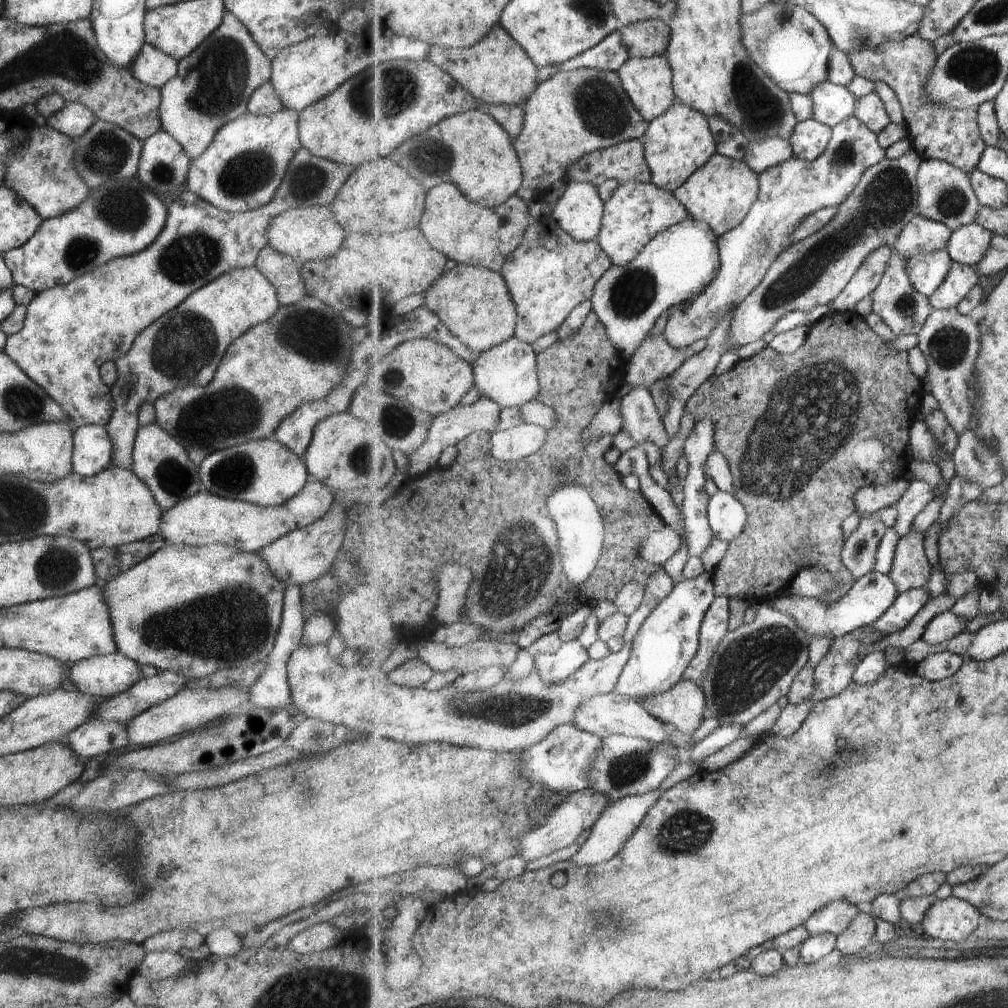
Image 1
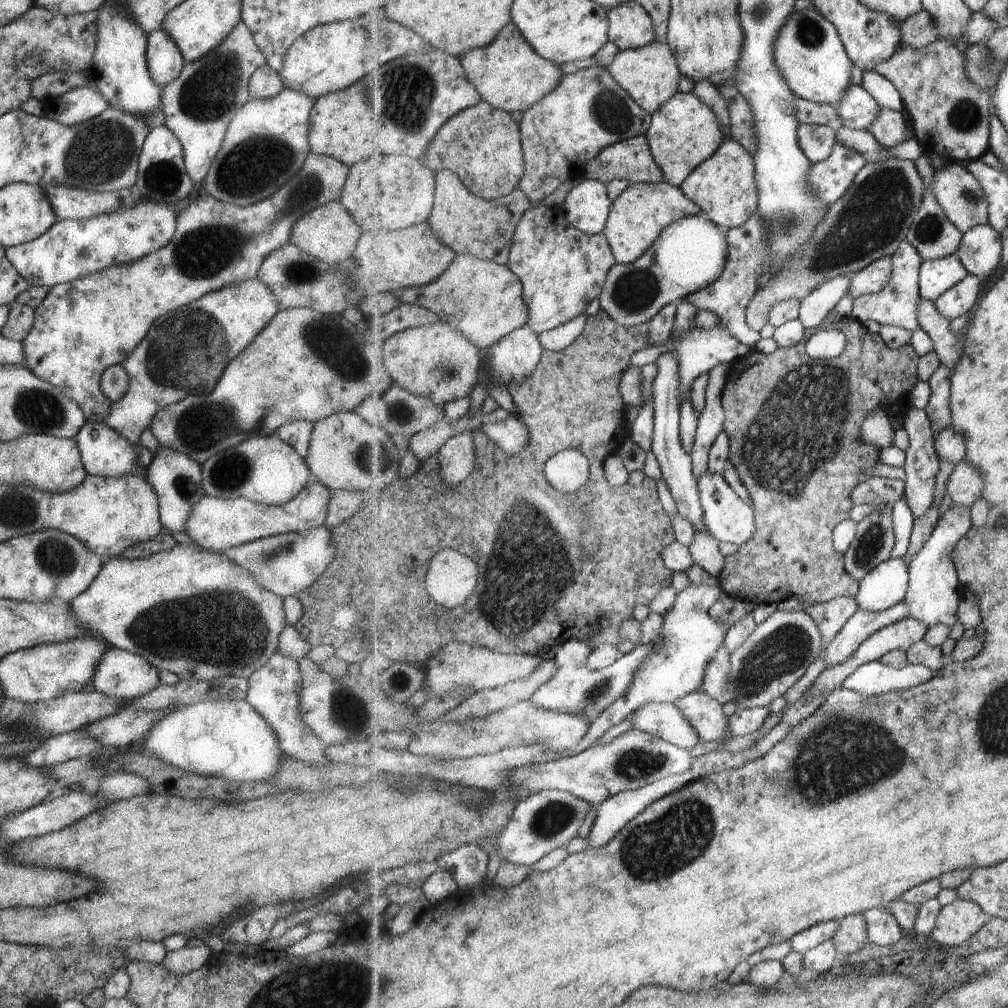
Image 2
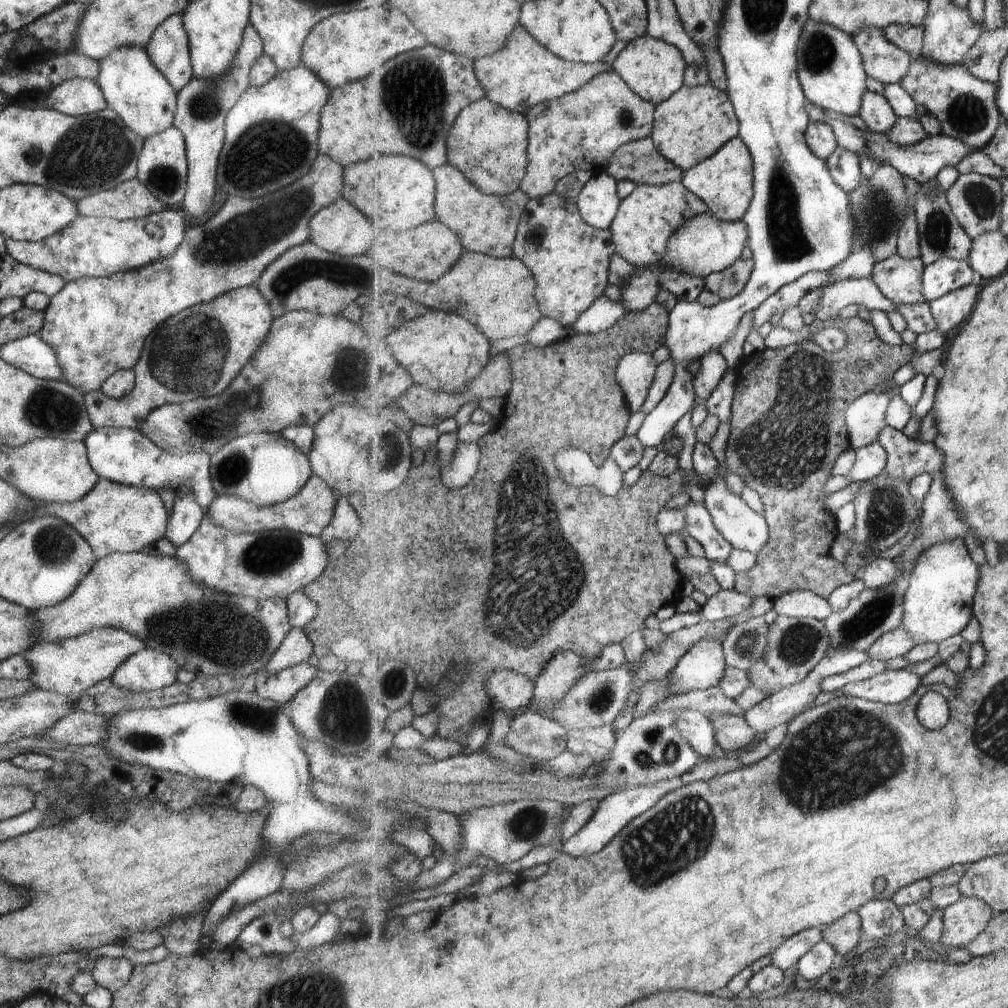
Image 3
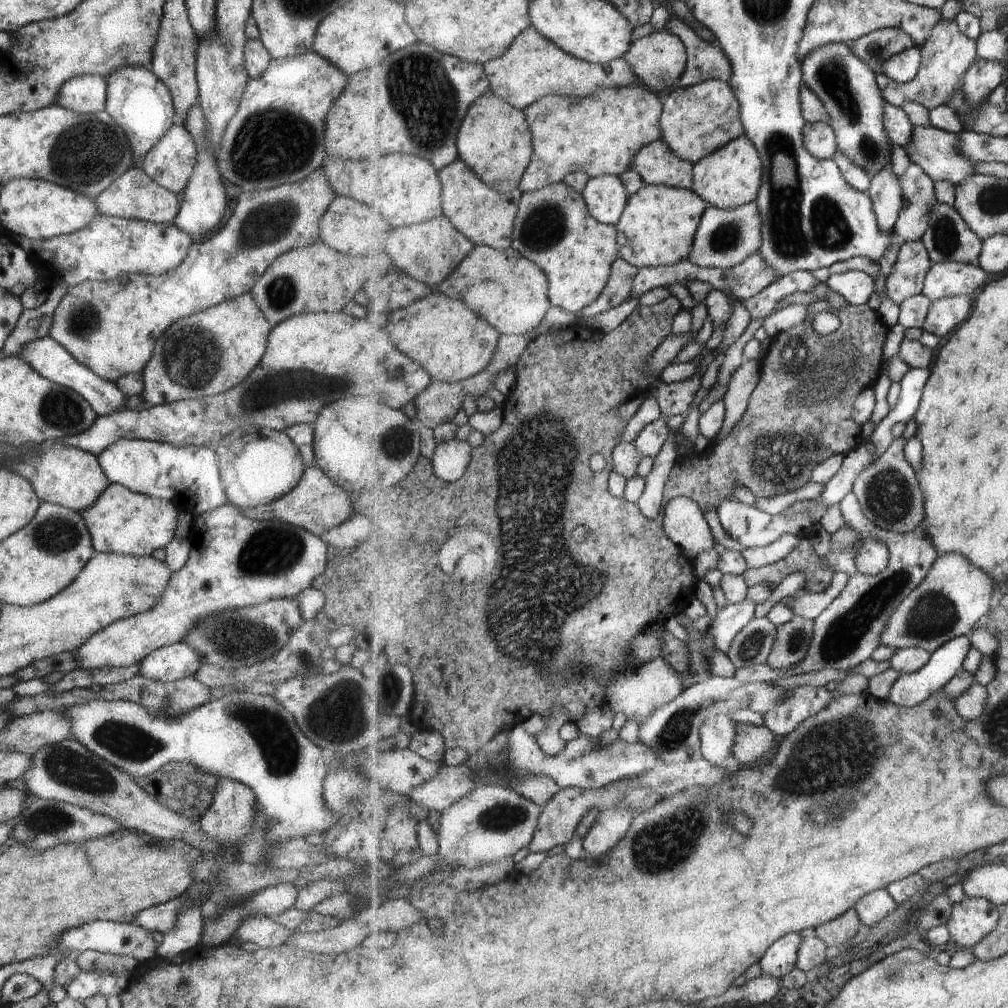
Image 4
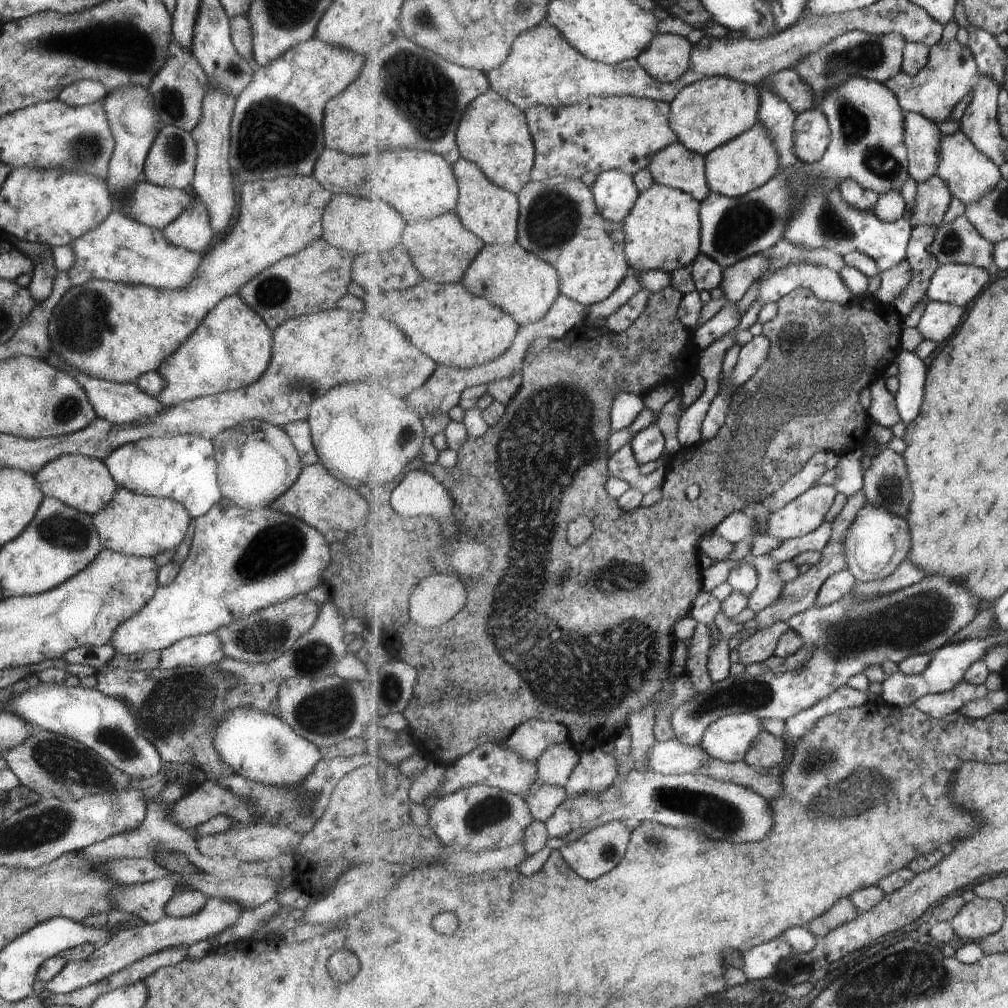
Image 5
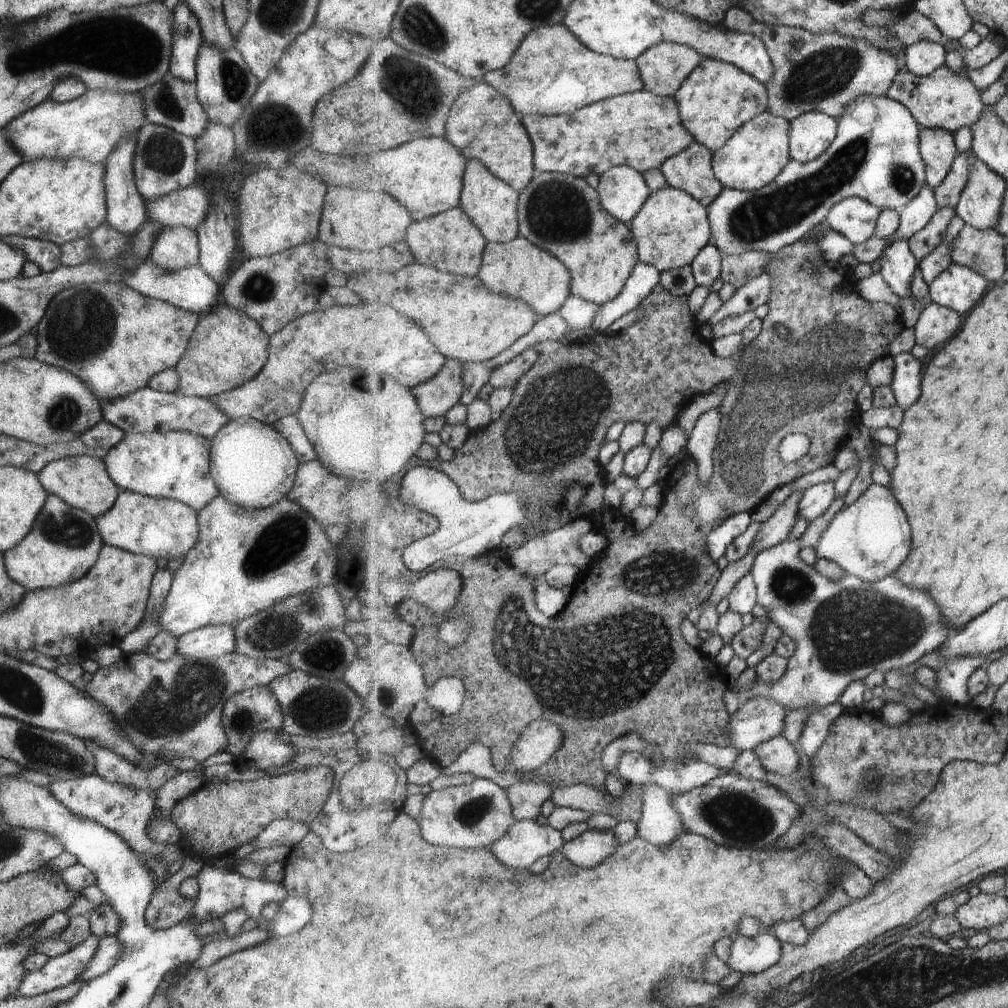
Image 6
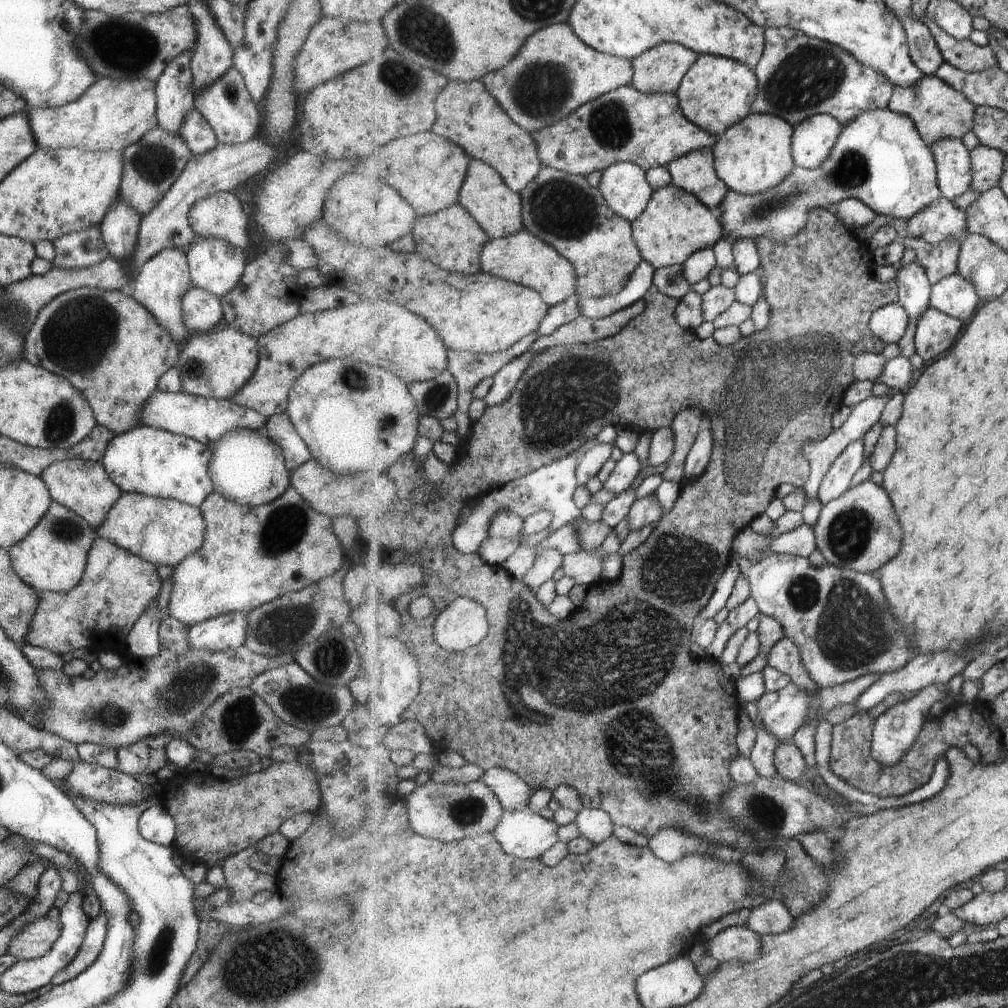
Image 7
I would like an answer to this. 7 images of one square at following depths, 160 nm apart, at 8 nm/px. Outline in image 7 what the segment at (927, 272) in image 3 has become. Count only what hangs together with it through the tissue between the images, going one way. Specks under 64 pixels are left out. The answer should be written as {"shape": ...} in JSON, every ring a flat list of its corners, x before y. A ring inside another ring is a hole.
{"shape":[[958,272,932,285,930,306,959,320,971,320,983,304,973,281]]}

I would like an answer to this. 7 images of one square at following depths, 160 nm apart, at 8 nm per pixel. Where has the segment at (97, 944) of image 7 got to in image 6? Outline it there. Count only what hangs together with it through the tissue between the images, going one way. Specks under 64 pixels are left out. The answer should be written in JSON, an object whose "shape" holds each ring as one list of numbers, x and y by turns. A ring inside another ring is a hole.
{"shape":[[115,935,102,936,93,958,78,977,92,979,105,974,120,959,121,951,121,943]]}

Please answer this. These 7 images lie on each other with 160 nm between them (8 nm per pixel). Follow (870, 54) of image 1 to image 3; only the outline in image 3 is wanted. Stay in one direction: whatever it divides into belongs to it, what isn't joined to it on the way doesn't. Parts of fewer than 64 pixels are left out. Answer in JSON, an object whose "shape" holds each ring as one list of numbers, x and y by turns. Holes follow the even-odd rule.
{"shape":[[919,55,912,60,909,72,901,80,900,85,917,104,921,104,928,113,939,120,940,134,963,141,975,151,983,150,991,142,1001,124,1003,116,996,101,998,85,977,78,972,72,969,72,964,62,956,65,944,65]]}

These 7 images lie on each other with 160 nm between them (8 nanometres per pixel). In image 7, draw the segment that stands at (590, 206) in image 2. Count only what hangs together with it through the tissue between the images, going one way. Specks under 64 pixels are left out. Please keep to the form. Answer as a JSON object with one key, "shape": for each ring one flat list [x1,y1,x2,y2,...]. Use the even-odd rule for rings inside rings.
{"shape":[[623,161,612,164,611,167,602,171,599,188,613,212,629,222,636,221,647,210,649,201,656,191,652,184,649,184,648,173,644,168,633,162]]}

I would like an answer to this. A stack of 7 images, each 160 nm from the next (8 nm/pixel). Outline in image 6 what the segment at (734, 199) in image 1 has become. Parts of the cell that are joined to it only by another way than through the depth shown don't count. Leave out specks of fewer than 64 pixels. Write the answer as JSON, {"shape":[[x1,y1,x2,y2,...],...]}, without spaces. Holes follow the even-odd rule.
{"shape":[[767,110,745,123,723,148,715,151,712,165,725,188,758,191,771,184,791,159,790,122]]}

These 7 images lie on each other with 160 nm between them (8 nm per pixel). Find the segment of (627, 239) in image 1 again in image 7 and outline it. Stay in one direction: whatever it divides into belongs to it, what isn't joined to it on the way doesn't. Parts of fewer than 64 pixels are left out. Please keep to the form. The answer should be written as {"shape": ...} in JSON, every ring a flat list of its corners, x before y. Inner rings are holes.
{"shape":[[671,184,668,187,656,190,649,201,647,210,639,219,632,222,634,237,637,246,645,261,649,261,656,269,682,265,696,252,713,248,721,239,725,238,725,232,720,225,716,212,700,201,693,193,682,189,680,185]]}

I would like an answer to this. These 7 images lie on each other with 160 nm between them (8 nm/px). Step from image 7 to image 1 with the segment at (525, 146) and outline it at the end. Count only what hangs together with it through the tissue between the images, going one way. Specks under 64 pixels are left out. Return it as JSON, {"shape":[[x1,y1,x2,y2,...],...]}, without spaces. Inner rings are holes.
{"shape":[[482,108,446,118,404,142,388,157,419,178,425,190,451,182,470,201,485,207,495,208,507,202,524,183,524,170,513,138]]}

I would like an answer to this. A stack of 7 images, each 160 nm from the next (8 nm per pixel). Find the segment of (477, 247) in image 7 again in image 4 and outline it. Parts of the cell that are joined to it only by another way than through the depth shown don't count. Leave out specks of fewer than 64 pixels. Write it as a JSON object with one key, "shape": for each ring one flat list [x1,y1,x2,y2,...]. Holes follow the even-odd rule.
{"shape":[[443,214,411,228,393,230,386,240,384,252,403,272,433,288,447,279,475,247,476,244]]}

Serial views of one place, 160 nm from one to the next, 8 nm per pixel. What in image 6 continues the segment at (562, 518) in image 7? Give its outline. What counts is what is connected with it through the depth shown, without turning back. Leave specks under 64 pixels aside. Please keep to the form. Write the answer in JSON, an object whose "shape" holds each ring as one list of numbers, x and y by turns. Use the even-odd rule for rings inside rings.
{"shape":[[418,466,407,471,400,486,400,499,410,507,433,515,440,522,440,527,432,535,413,543,404,552,405,564,415,572,429,568,437,560,475,558,496,551,511,528,521,527,531,532,526,503,520,495,501,493,484,501,468,502,461,498,461,492,451,477,433,466]]}

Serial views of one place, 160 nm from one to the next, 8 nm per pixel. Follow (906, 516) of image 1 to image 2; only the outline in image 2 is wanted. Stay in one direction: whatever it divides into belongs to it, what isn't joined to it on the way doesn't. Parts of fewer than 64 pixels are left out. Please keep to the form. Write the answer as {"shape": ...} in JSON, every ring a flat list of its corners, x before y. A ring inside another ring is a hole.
{"shape":[[911,407,905,412,903,428,909,433,910,445,906,450,905,465,908,474,904,499,907,501,914,519,922,517,937,502,936,476,940,469,938,450,936,449,937,433,931,430,931,420,924,409]]}

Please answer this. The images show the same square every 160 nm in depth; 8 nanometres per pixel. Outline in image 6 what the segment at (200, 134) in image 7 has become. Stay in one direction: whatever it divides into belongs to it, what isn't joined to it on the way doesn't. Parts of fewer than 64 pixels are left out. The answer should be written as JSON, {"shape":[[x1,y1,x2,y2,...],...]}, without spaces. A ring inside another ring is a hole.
{"shape":[[169,71,141,91,144,122,167,126,179,134,194,139,204,131,208,123,207,115,196,97,196,84,193,81,184,81,174,77]]}

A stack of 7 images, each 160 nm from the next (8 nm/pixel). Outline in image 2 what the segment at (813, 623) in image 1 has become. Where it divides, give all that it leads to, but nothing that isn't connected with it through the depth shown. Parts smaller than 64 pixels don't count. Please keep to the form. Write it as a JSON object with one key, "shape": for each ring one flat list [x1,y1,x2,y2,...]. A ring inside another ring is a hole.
{"shape":[[888,559,874,568,863,580,856,603,861,611,878,613,906,600,910,585,909,560]]}

